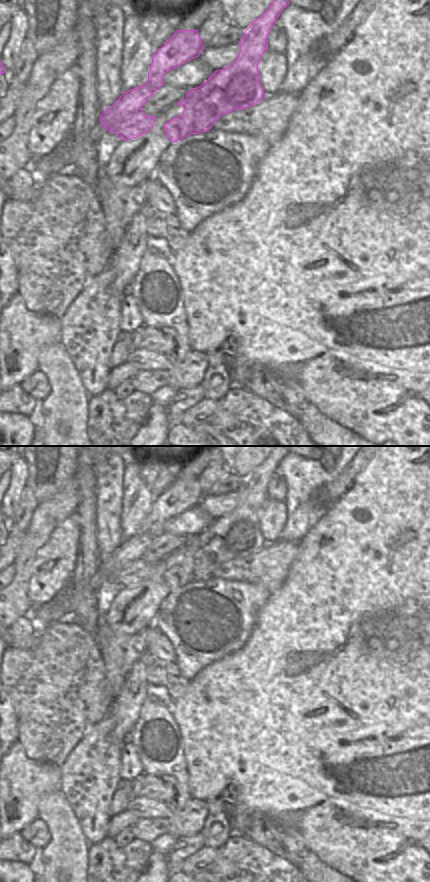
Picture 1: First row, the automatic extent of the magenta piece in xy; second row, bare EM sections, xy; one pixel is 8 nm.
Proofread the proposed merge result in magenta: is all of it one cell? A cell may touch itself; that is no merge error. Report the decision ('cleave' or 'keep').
cleave

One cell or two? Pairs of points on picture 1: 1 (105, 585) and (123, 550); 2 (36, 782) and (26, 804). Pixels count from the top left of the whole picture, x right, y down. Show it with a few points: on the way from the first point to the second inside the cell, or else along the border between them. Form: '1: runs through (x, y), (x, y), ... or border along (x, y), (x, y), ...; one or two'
1: runs through (105, 576), (106, 570), (117, 559); one
2: runs through (31, 787), (26, 792), (26, 799); one

